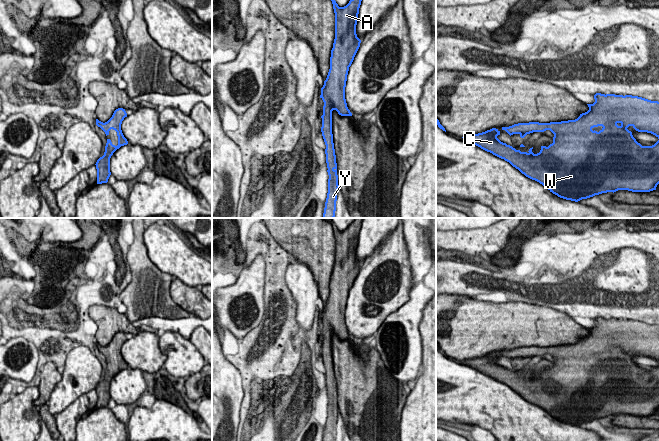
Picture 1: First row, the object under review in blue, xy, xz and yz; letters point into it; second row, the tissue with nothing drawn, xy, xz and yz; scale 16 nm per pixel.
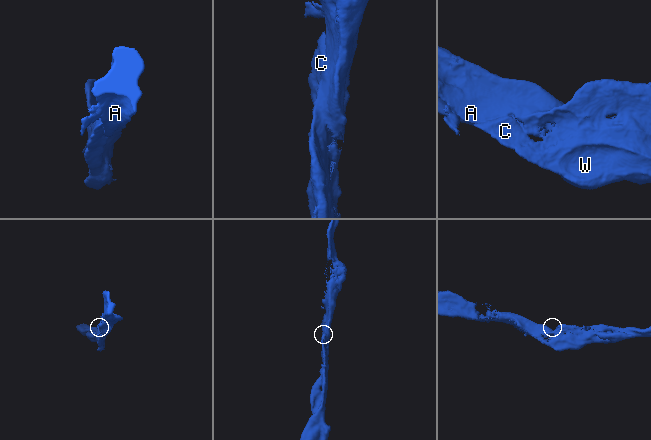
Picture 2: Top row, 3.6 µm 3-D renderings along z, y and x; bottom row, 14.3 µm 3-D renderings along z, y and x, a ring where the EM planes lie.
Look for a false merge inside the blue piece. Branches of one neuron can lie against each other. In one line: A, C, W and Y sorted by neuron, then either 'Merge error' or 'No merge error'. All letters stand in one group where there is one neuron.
Groups: A C W Y. No merge error

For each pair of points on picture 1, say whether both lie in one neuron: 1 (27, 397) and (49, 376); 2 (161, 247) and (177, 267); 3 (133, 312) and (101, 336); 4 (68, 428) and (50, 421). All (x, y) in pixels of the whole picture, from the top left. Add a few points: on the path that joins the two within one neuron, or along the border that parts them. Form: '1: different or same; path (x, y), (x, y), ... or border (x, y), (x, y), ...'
1: different; border (38, 387), (39, 394), (33, 402), (34, 405)
2: same; path (166, 252), (176, 262)
3: different; border (125, 315), (131, 323)
4: different; border (54, 416), (58, 430)

